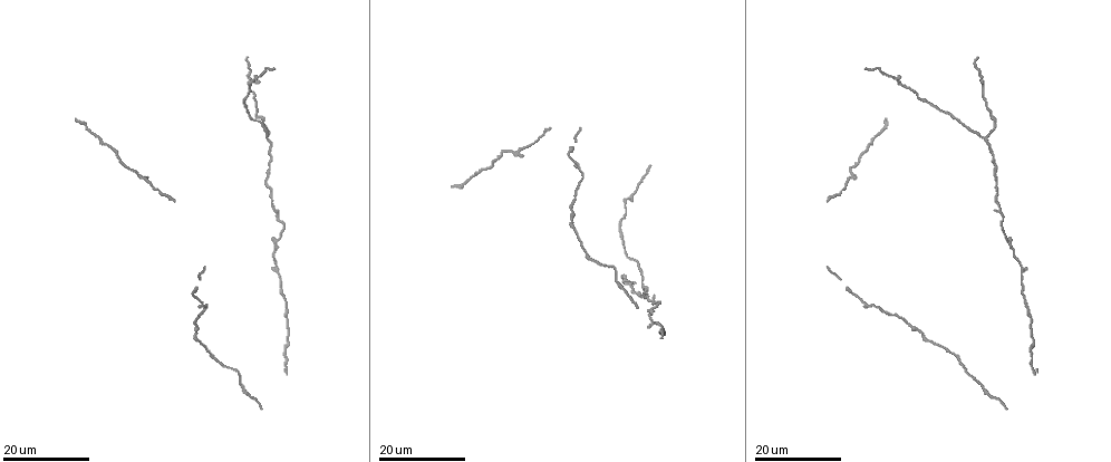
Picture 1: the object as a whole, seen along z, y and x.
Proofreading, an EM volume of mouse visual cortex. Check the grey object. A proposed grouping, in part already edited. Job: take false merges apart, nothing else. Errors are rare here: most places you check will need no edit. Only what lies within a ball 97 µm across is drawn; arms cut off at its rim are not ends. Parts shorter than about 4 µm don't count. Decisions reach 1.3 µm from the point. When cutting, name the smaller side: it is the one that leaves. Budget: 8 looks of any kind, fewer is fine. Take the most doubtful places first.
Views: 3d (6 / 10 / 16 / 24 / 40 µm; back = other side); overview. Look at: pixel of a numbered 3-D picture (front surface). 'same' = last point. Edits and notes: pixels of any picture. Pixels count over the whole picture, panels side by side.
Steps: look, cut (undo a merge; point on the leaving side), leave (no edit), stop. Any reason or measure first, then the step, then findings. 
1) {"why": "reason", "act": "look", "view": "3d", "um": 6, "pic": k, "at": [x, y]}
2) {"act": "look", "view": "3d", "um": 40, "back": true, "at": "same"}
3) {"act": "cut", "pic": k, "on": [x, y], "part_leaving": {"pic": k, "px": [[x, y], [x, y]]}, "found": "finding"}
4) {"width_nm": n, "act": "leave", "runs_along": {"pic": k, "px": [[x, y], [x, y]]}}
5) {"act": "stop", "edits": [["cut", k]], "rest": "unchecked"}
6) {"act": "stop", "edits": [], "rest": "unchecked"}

{"why": "a fork", "act": "look", "view": "3d", "um": 24, "pic": 1, "at": [645, 284]}

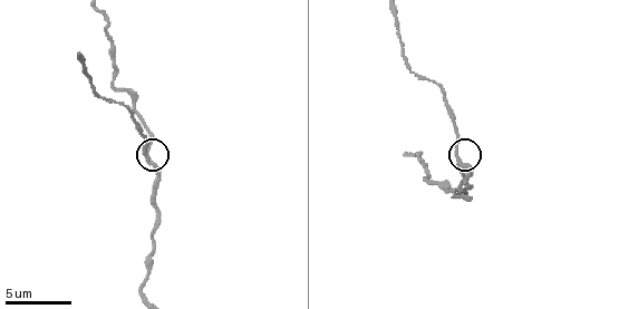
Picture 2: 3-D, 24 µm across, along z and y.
{"act": "look", "view": "3d", "um": 6, "pic": 2, "at": [146, 157]}

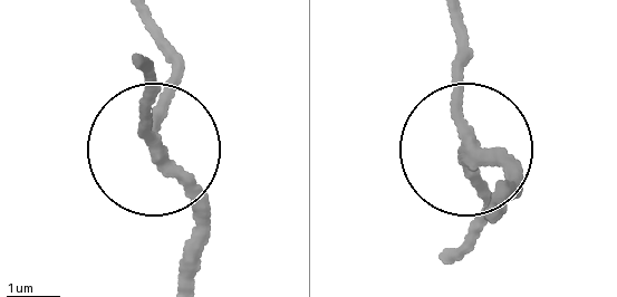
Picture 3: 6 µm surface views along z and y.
{"side_arm_um": 25, "act": "leave", "runs_along": {"pic": 3, "px": [[183, 285], [196, 204], [156, 139], [170, 49]]}, "found": "continuous, no second cell"}

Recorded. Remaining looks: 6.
{"act": "look", "view": "3d", "um": 16, "pic": 1, "at": [279, 240]}

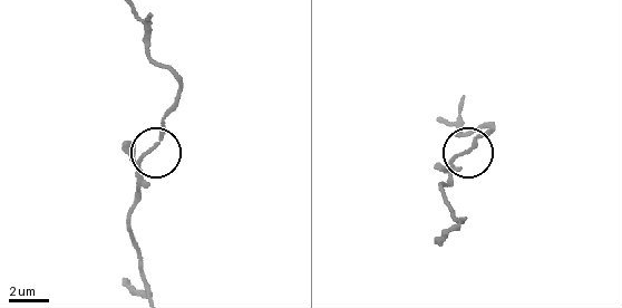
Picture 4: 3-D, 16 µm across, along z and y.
{"act": "look", "view": "3d", "um": 6, "pic": 4, "at": [143, 156]}

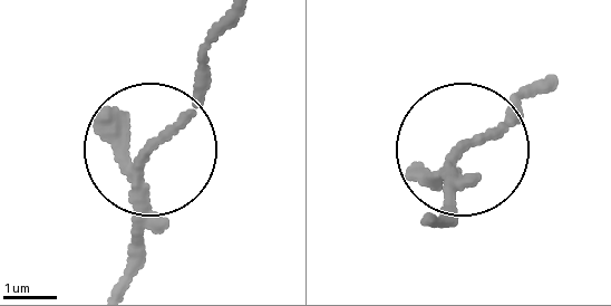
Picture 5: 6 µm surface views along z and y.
{"act": "leave", "runs_along": {"pic": 5, "px": [[123, 276], [136, 156], [185, 116], [203, 63], [233, 27]]}, "found": "continuous, no second cell"}

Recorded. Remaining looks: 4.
{"why": "sudden change in width", "act": "look", "view": "3d", "um": 6, "pic": 2, "at": [428, 183]}

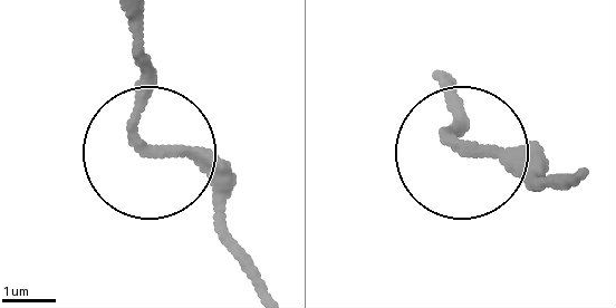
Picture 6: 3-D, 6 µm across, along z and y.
{"act": "look", "view": "3d", "um": 6, "back": true, "pic": 6, "at": [463, 146]}

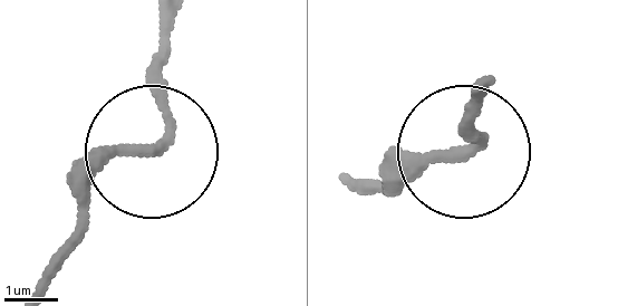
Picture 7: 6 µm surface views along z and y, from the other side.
{"act": "leave", "found": "all the same cell"}

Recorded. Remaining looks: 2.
{"why": "calibre changes", "act": "look", "view": "3d", "um": 16, "pic": 1, "at": [570, 221]}

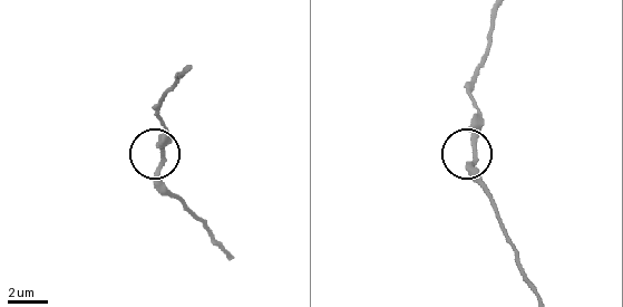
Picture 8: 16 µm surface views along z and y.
{"why": "zoom in", "act": "look", "view": "3d", "um": 6, "pic": 8, "at": [163, 152]}

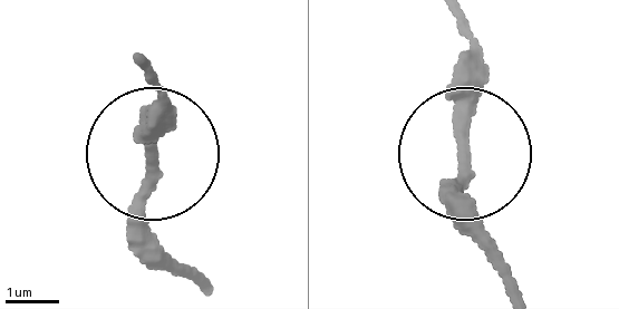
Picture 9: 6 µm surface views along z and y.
{"act": "leave", "found": "one cell here"}

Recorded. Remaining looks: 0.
{"act": "stop", "edits": [], "rest": "unchecked"}

